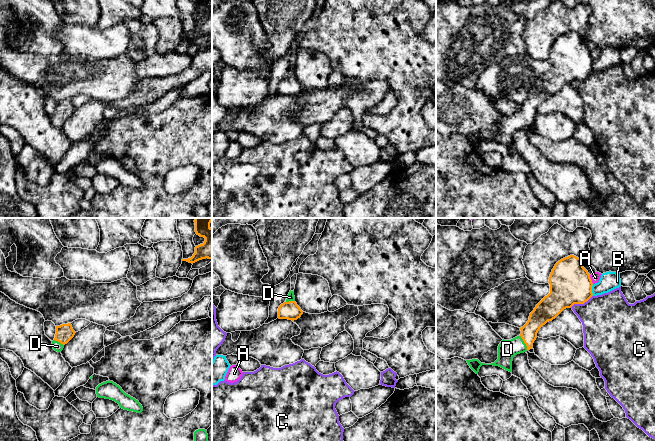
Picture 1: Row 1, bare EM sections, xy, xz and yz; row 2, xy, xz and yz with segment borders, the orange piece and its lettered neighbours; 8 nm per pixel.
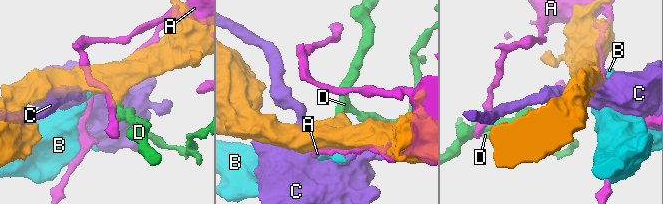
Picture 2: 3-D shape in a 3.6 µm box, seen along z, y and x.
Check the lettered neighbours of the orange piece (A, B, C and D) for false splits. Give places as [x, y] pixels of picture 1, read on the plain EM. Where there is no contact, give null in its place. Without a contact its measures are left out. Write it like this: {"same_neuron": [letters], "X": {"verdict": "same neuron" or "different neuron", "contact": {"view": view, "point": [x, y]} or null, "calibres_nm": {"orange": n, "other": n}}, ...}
{"same_neuron": ["D"], "A": {"verdict": "different neuron", "contact": {"view": "yz", "point": [590, 55]}, "calibres_nm": {"orange": 340, "other": 80}}, "B": {"verdict": "different neuron", "contact": {"view": "yz", "point": [591, 66]}, "calibres_nm": {"orange": 340, "other": 150}}, "C": {"verdict": "different neuron", "contact": {"view": "yz", "point": [581, 79]}, "calibres_nm": {"orange": 340, "other": 420}}, "D": {"verdict": "same neuron", "contact": {"view": "yz", "point": [524, 118]}, "calibres_nm": {"orange": 150, "other": 160}}}

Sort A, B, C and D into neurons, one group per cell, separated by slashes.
A / B / C / D

